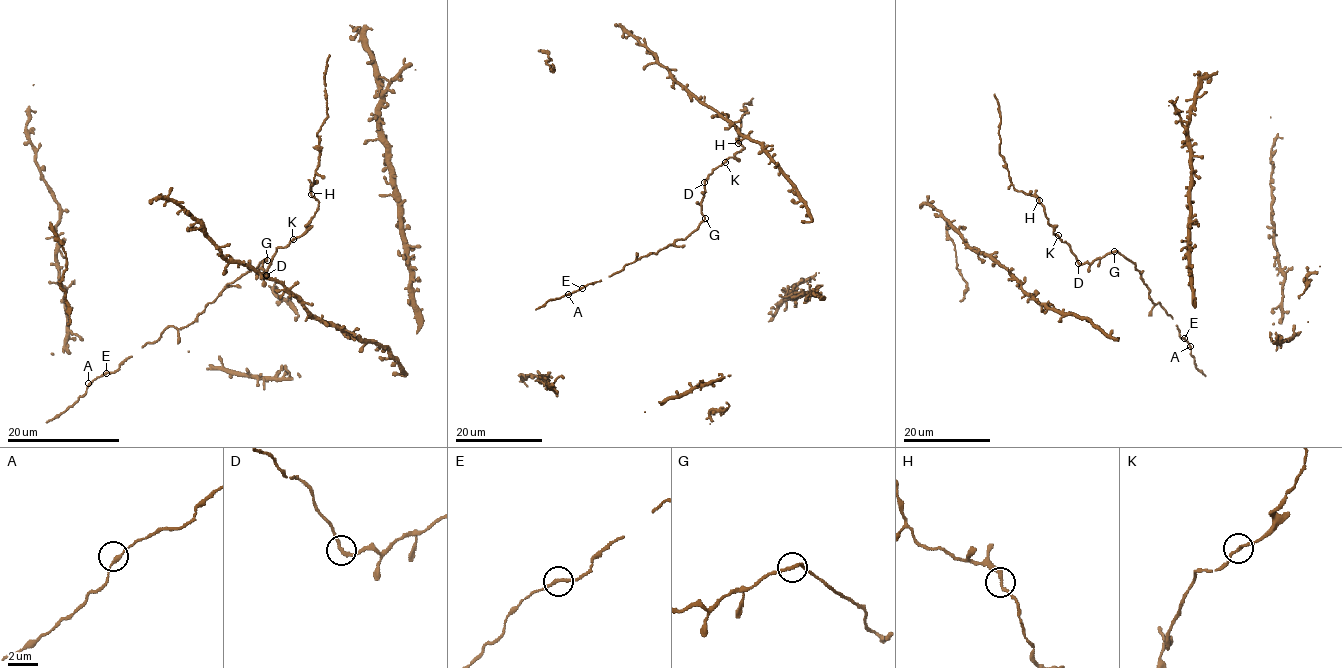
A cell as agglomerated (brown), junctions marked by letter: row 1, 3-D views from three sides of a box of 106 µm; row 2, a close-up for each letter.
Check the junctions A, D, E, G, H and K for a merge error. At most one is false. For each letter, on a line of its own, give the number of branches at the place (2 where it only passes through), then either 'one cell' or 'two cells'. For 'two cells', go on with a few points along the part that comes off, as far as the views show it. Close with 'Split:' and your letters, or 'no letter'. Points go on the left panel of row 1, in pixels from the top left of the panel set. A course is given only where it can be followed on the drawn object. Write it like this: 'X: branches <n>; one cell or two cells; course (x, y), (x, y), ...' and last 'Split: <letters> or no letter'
A: branches 2; one cell
D: branches 2; one cell
E: branches 2; one cell
G: branches 2; one cell
H: branches 2; one cell
K: branches 2; one cell
Split: no letter

